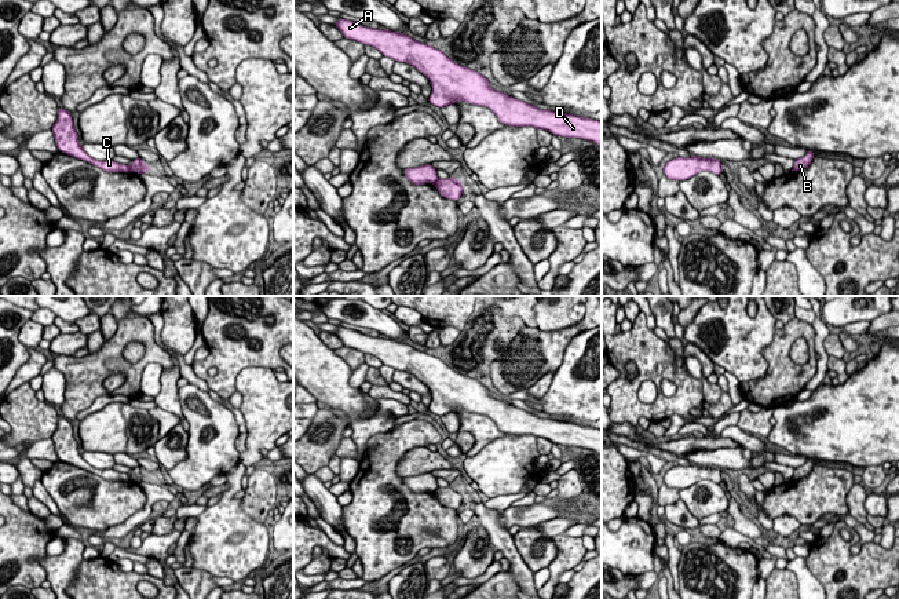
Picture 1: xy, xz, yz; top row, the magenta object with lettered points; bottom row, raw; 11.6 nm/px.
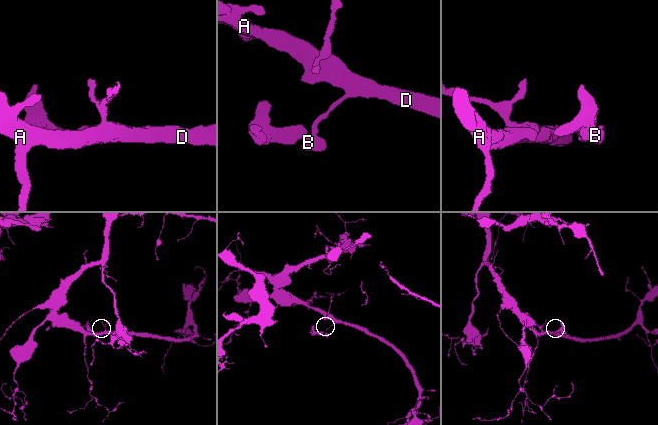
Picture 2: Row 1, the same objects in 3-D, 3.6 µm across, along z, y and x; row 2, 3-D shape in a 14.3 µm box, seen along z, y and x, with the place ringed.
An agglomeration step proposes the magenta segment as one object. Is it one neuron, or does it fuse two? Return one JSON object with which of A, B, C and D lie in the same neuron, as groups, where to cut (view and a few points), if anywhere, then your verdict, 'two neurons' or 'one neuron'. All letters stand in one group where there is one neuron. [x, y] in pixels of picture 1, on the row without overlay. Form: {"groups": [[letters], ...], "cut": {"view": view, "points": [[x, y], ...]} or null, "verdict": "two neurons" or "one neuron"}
{"groups": [["A", "B", "D"], ["C"]], "cut": {"view": "xz", "points": [[438, 488], [434, 492]]}, "verdict": "two neurons"}

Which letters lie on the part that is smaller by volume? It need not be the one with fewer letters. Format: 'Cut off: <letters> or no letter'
Cut off: C

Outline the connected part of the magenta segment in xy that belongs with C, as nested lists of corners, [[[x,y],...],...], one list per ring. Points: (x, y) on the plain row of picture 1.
[[[58,416],[58,428],[51,439],[61,461],[87,470],[106,481],[129,481],[128,474],[118,472],[114,468],[99,470],[88,464],[78,450],[78,442],[73,437],[70,421],[63,416]]]

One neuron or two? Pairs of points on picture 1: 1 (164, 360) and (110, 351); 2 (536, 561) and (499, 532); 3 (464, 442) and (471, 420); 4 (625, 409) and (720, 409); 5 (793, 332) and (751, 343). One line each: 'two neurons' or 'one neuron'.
1: one neuron
2: two neurons
3: two neurons
4: two neurons
5: two neurons

